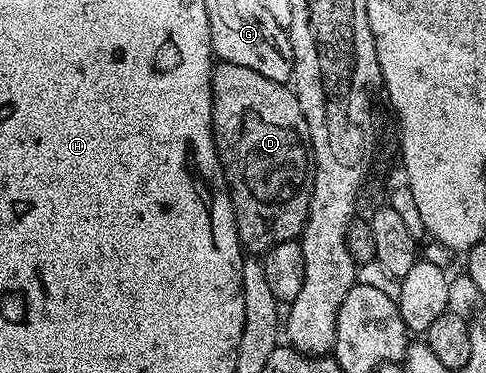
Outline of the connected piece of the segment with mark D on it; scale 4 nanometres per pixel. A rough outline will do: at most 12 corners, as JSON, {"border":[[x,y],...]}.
{"border":[[213,68],[213,140],[246,252],[309,219],[292,86]]}

